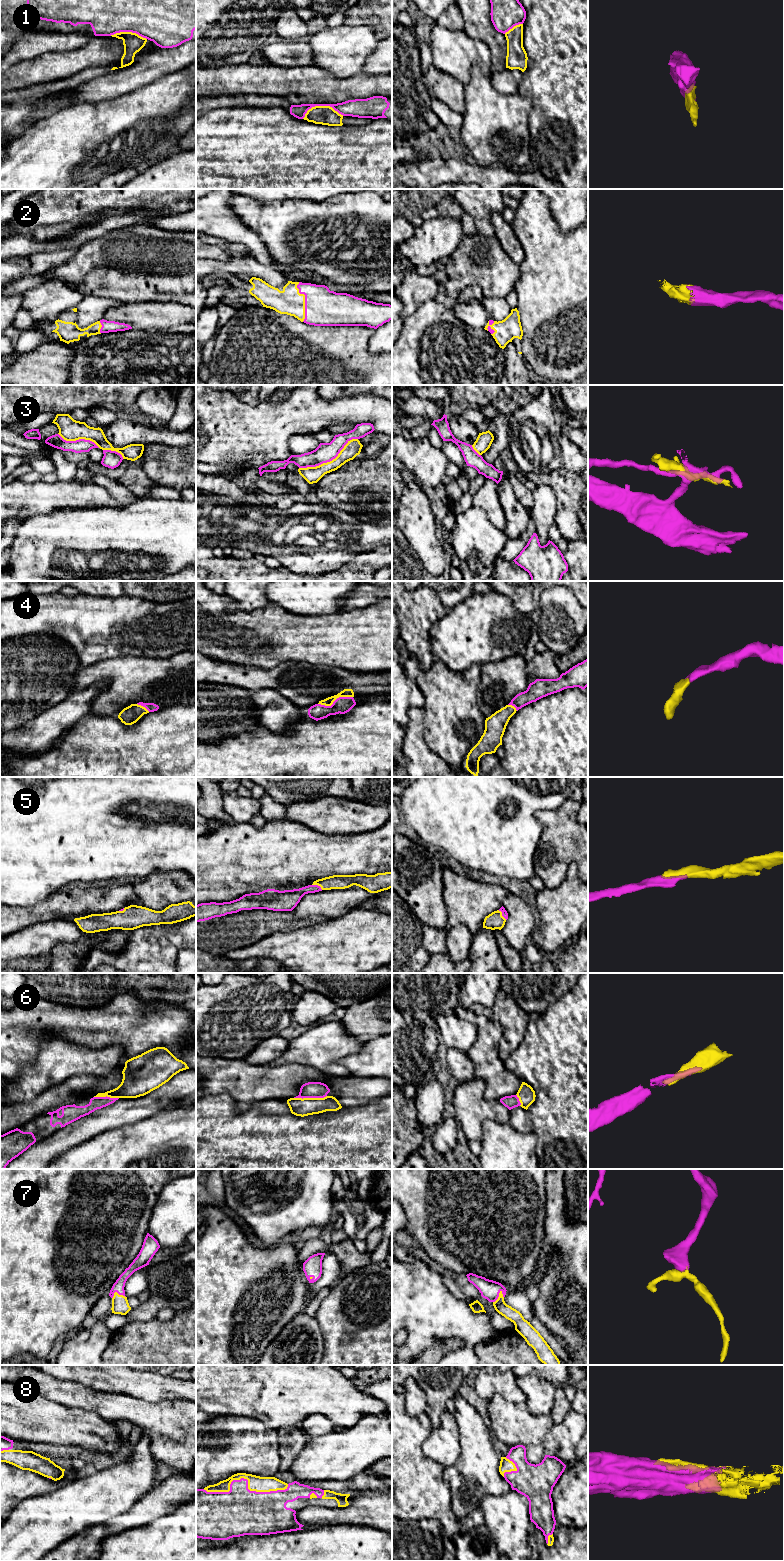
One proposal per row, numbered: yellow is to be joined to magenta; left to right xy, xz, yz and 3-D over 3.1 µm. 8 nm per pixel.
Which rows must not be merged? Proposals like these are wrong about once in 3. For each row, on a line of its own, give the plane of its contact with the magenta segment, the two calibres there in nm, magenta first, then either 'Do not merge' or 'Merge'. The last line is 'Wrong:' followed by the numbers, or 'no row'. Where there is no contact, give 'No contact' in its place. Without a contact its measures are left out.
1: Touches magenta in xz. Thickness 130 nm (magenta) against 160 nm. Do not merge
2: Touches magenta in xz. Thickness 300 nm (magenta) against 200 nm. Merge
3: Touches magenta in xz. Thickness 160 nm (magenta) against 130 nm. Do not merge
4: Touches magenta in xz. Thickness 140 nm (magenta) against 70 nm. Merge
5: Touches magenta in xz. Thickness 140 nm (magenta) against 110 nm. Merge
6: Touches magenta in xz. Thickness 130 nm (magenta) against 140 nm. Merge
7: Touches magenta in yz. Thickness 160 nm (magenta) against 100 nm. Merge
8: Touches magenta in xz. Thickness 340 nm (magenta) against 130 nm. Merge
Wrong: 1, 3

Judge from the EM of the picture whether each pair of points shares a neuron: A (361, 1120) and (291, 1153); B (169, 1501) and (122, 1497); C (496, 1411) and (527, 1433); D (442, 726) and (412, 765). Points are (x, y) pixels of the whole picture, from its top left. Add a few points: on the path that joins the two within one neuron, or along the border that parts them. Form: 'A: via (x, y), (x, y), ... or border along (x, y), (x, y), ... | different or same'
A: via (344, 1137), (328, 1153), (308, 1153) | same
B: border along (156, 1484), (152, 1489) | different
C: via (504, 1415), (514, 1425), (519, 1427) | same
D: border along (423, 722), (426, 744), (445, 761) | different

